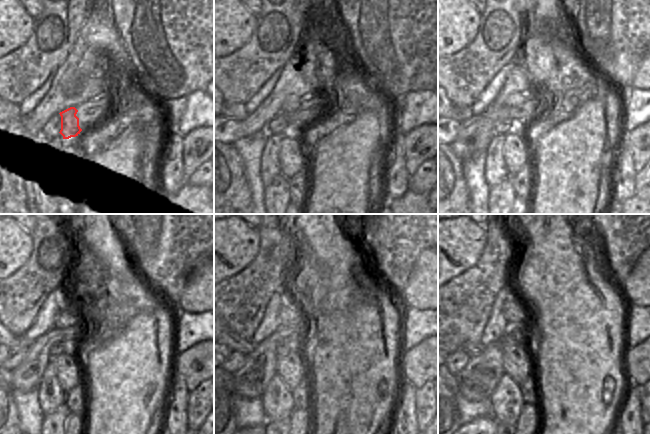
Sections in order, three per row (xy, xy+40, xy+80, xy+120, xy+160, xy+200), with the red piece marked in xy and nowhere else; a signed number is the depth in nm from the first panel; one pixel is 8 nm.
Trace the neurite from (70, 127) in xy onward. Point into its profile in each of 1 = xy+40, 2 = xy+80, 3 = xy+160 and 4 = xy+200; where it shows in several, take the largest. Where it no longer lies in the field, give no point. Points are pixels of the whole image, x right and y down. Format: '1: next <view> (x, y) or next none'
1: next xy+40 (291, 108)
2: next xy+80 (513, 109)
3: next xy+160 (251, 381)
4: next xy+200 (476, 382)

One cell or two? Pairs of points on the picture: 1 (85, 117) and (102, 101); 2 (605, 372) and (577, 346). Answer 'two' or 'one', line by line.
1: one
2: one

